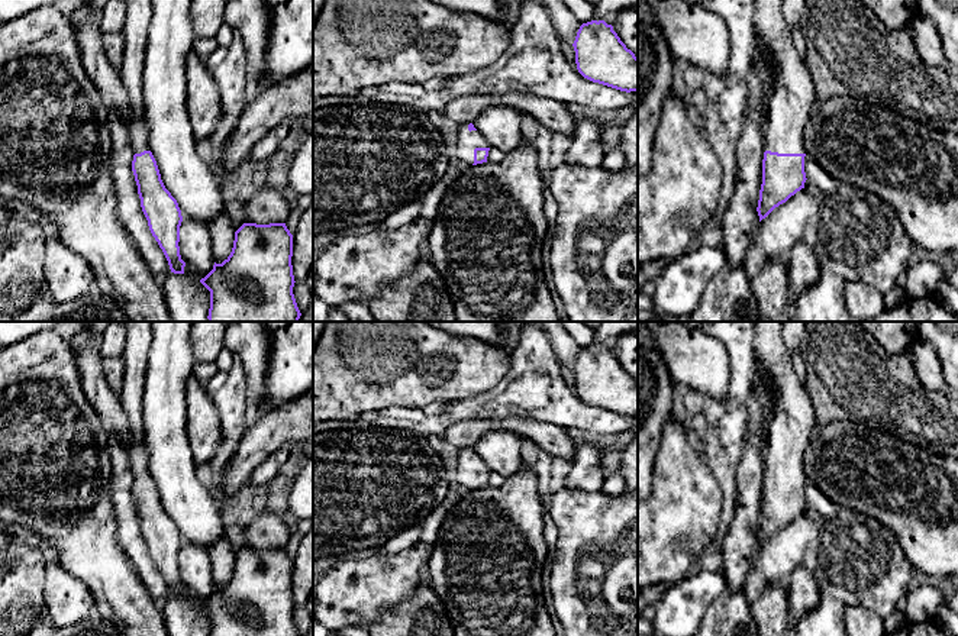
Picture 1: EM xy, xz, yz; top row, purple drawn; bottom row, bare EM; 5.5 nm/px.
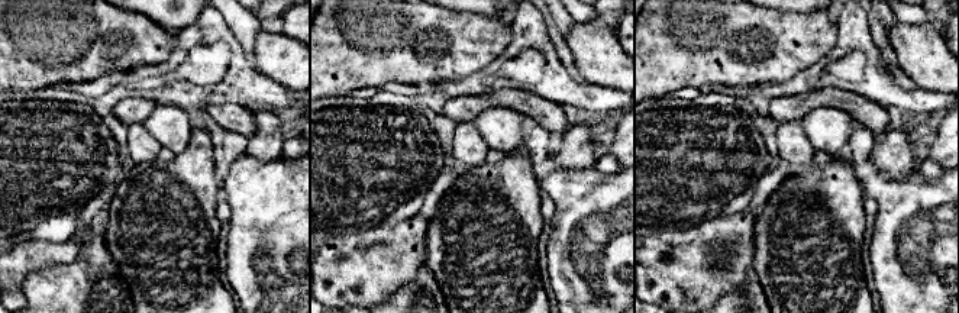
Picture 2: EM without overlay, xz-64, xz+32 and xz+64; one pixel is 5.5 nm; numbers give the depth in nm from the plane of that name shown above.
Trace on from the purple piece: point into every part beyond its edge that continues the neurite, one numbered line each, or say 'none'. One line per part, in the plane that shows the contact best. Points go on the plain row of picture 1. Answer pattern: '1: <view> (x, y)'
1: yz (793, 423)

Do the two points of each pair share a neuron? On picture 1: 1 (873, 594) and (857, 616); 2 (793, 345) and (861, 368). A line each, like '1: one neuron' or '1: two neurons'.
1: two neurons
2: two neurons

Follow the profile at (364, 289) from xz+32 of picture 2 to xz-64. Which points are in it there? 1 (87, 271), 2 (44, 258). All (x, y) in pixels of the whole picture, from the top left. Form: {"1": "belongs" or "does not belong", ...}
{"1": "does not belong", "2": "belongs"}

